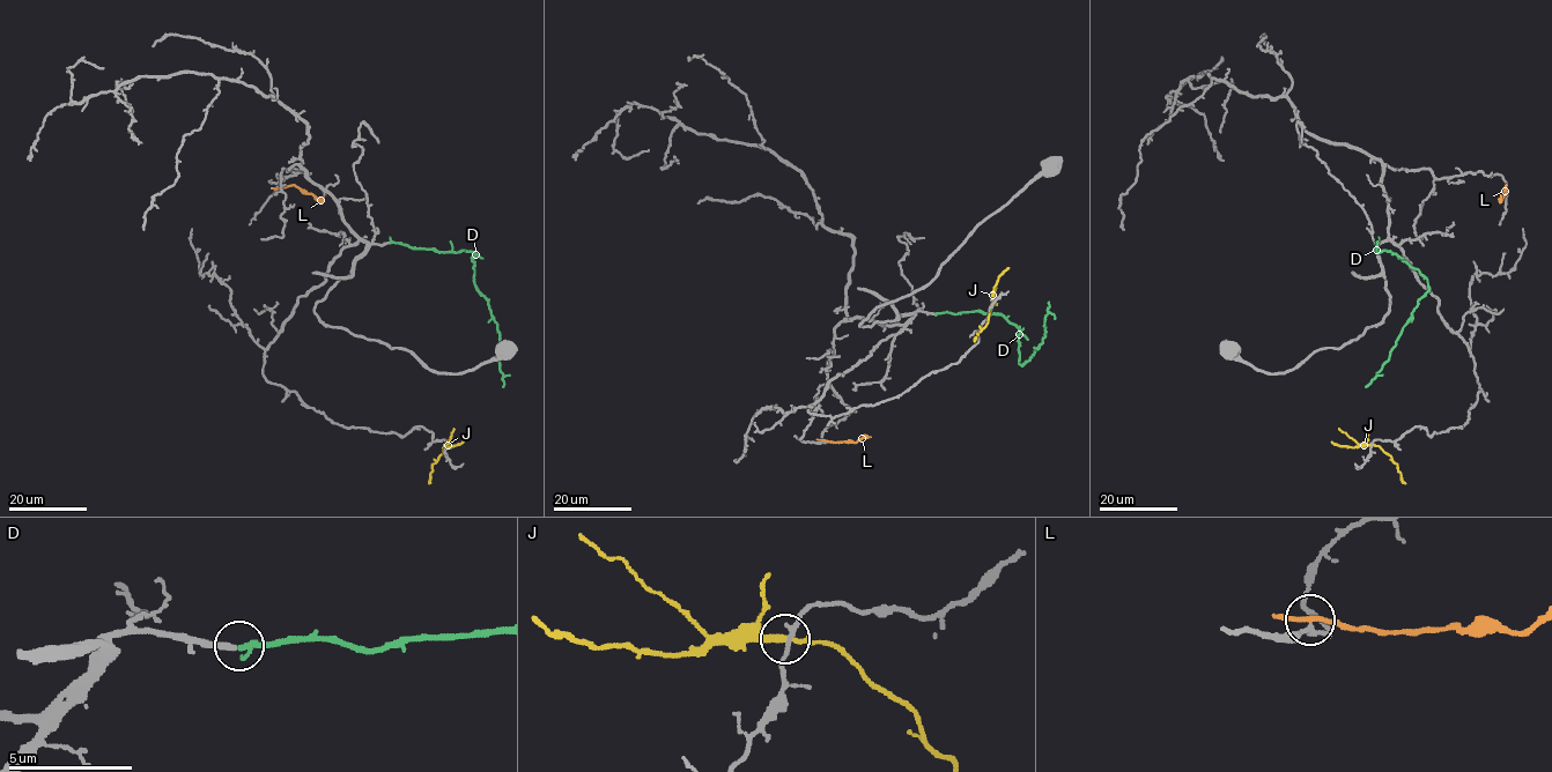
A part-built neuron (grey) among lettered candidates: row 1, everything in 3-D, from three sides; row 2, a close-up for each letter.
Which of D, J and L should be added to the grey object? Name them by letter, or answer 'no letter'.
D

